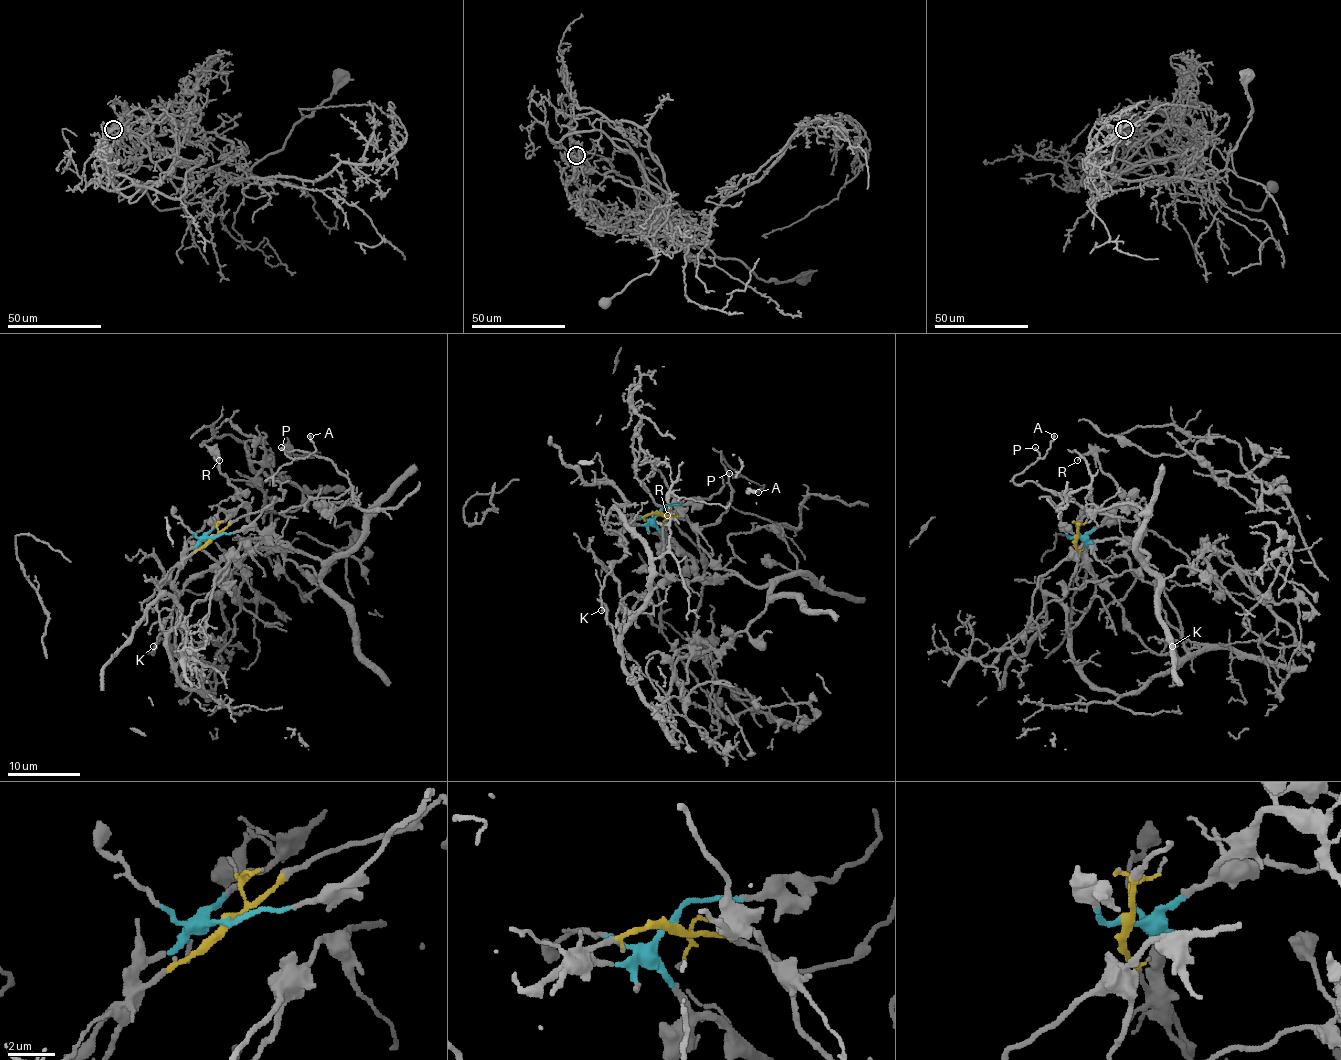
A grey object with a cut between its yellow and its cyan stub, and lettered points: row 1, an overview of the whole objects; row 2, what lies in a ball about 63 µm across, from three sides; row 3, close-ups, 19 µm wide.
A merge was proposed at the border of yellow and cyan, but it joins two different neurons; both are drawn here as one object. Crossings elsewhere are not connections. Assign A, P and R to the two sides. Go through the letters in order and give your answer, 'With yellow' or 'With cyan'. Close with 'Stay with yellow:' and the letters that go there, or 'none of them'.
A: With yellow
P: With yellow
R: With cyan
Stay with yellow: A, P

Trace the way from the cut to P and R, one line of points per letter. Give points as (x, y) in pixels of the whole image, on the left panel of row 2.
P: (211, 536), (247, 514), (266, 510), (284, 494), (277, 481), (273, 484), (275, 474), (291, 461), (280, 448)
R: (211, 537), (207, 536), (242, 503), (238, 492), (218, 468), (218, 453), (220, 461)

